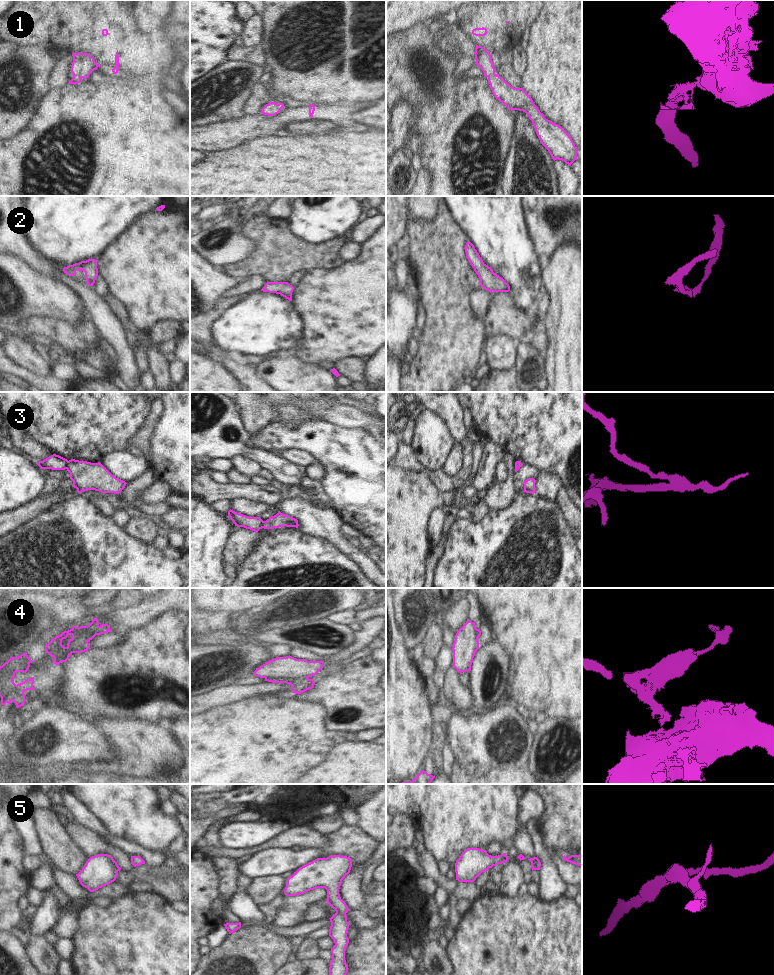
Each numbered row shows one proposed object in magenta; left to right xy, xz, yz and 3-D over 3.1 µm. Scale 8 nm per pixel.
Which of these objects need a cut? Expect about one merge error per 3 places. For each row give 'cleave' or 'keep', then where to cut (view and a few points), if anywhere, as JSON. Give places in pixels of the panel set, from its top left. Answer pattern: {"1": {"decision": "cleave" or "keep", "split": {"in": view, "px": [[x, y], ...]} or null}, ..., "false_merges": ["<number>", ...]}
{"1": {"decision": "keep", "split": null}, "2": {"decision": "keep", "split": null}, "3": {"decision": "cleave", "split": {"in": "xy", "px": [[68, 461], [65, 468]]}}, "4": {"decision": "cleave", "split": {"in": "xz", "px": [[307, 677], [265, 678]]}}, "5": {"decision": "keep", "split": null}, "false_merges": ["3", "4"]}

